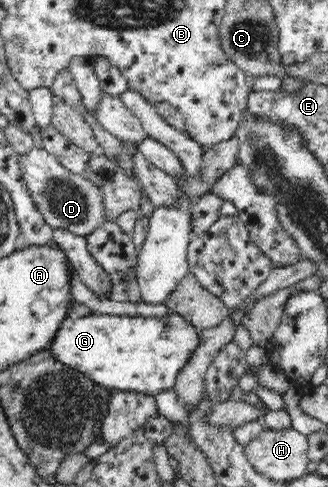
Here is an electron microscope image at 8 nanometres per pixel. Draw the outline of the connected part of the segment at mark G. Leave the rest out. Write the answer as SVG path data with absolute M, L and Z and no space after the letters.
M173 310L160 319L100 313L82 317L70 314L52 341L52 352L67 365L88 375L99 386L113 391L121 389L156 396L157 393L174 387L177 376L199 349L201 342L202 328Z

